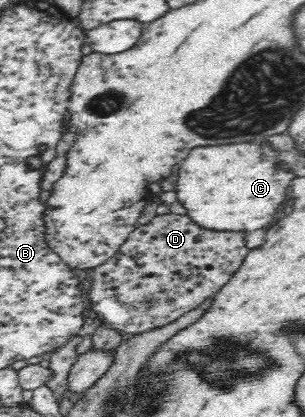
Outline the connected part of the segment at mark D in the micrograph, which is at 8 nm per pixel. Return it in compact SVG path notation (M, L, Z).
M175 213L157 215L148 224L139 225L134 229L129 239L122 244L118 253L110 258L109 262L94 269L89 291L92 310L102 322L112 325L125 335L130 333L137 335L164 326L198 308L206 298L214 297L240 269L248 254L244 233L218 233L200 229L186 215Z

